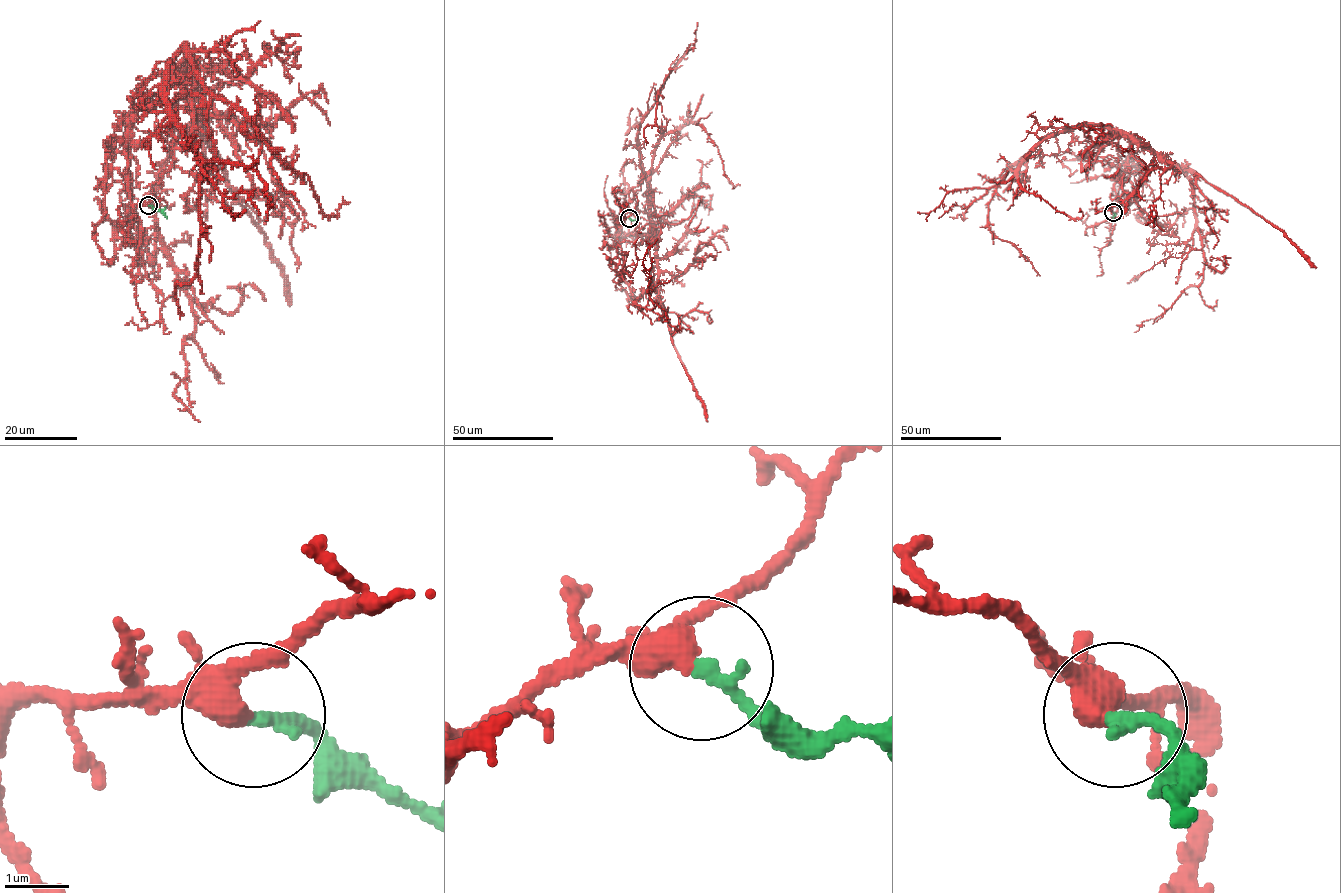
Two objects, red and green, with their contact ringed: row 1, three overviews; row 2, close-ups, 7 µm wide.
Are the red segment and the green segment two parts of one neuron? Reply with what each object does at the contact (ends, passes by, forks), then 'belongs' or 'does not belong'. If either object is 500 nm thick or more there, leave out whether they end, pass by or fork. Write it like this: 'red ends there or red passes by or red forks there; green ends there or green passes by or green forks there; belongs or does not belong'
red forks there; green ends there; belongs

